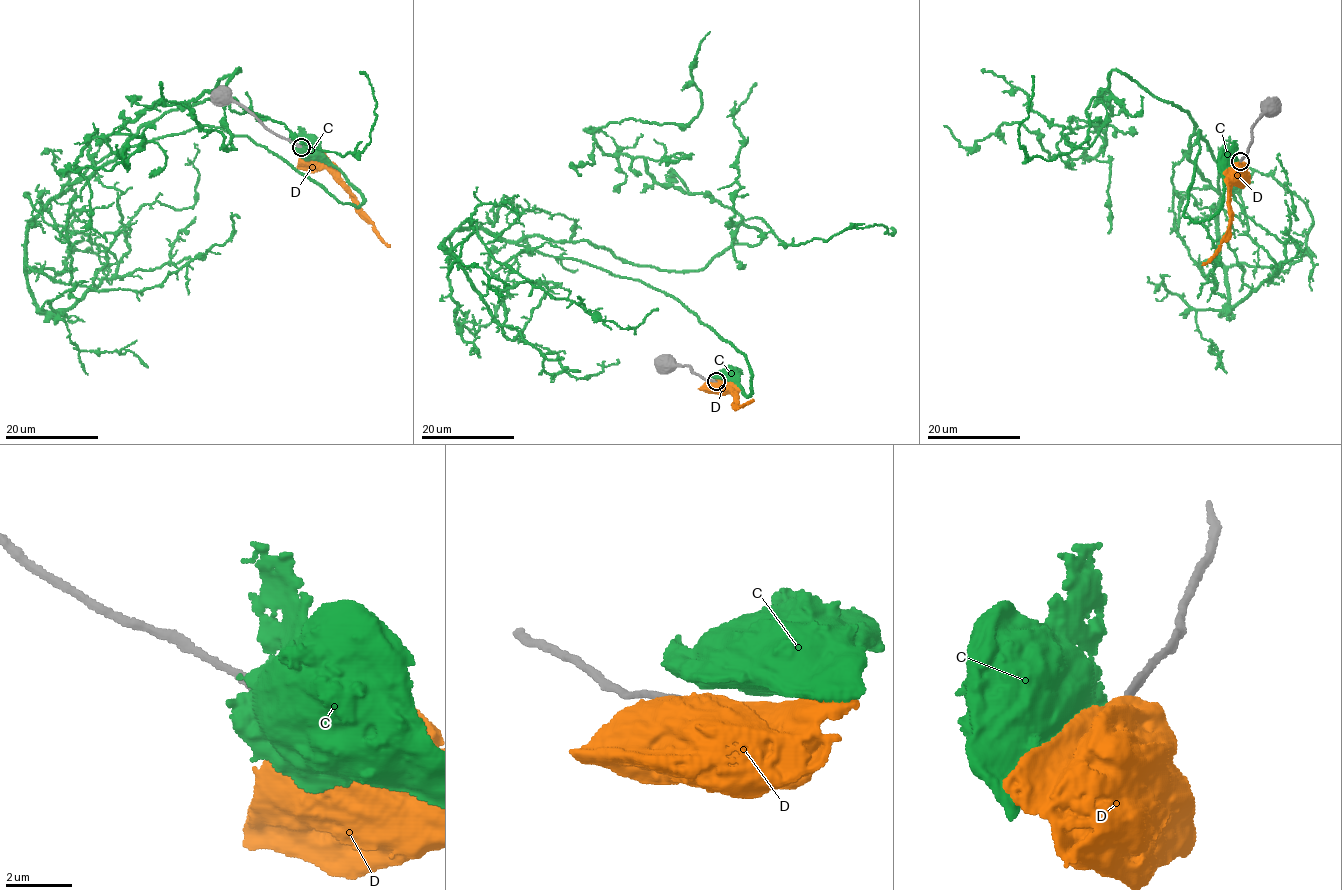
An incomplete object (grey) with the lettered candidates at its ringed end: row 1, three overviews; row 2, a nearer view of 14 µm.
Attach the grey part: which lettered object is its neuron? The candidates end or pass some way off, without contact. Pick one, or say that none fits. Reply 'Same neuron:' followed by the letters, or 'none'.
Same neuron: none

